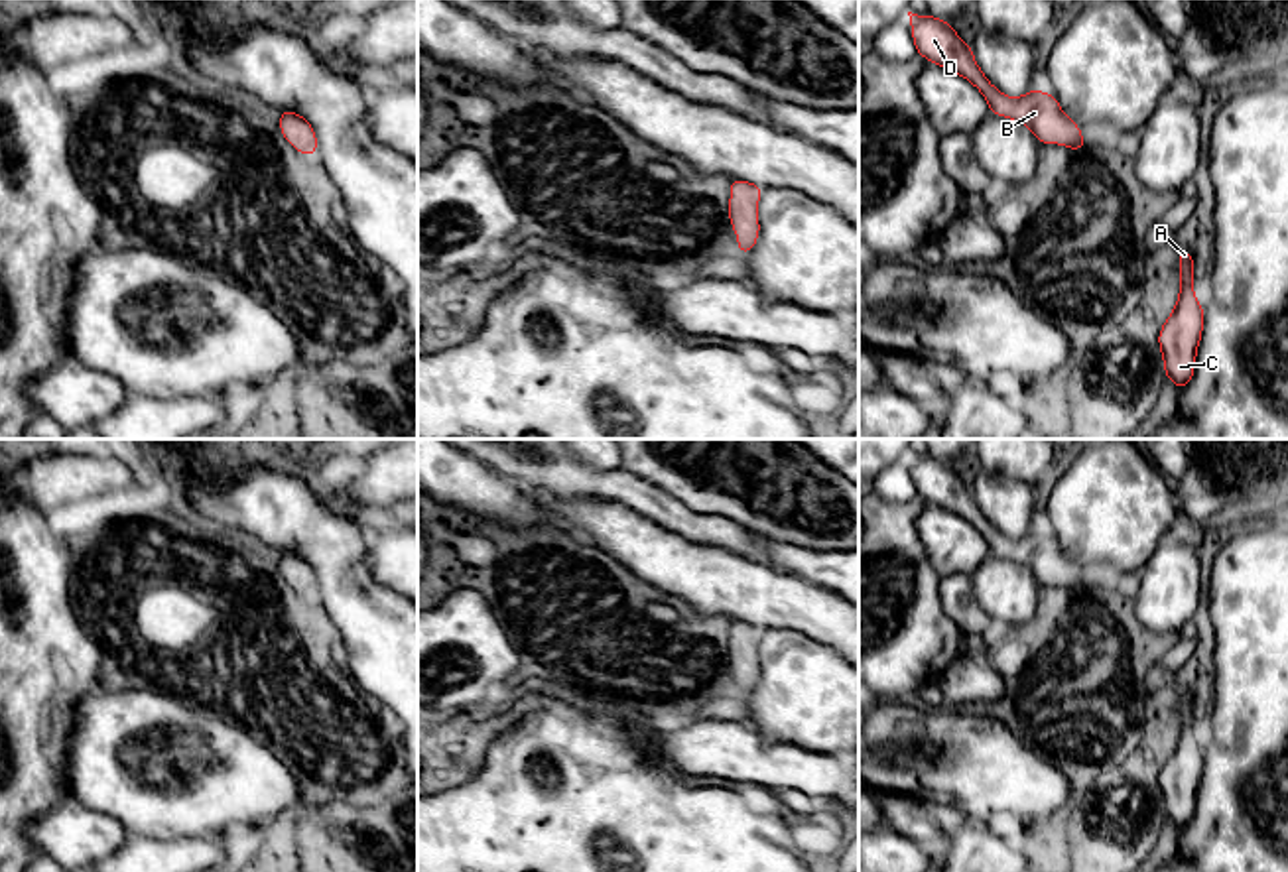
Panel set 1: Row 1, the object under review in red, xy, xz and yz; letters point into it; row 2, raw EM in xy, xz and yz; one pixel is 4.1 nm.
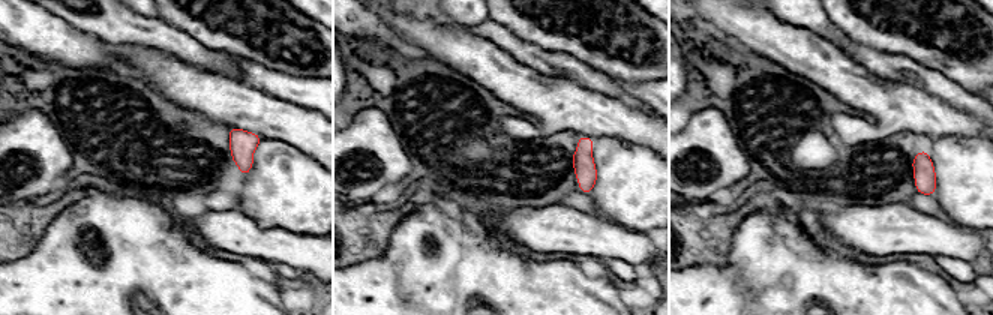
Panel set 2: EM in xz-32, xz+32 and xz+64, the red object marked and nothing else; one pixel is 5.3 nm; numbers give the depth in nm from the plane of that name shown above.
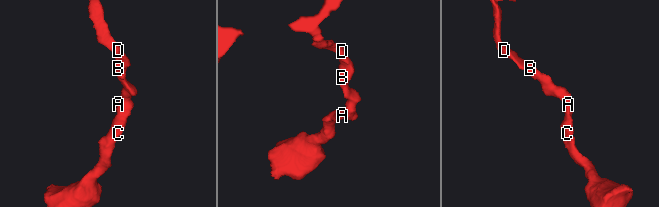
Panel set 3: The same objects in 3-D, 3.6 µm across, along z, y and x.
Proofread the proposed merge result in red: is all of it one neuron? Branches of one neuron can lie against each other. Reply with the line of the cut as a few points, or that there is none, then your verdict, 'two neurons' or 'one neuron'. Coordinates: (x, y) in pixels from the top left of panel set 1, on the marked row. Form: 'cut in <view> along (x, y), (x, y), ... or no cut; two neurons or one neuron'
no cut; one neuron

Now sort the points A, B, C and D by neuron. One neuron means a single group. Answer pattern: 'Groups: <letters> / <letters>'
Groups: A B C D

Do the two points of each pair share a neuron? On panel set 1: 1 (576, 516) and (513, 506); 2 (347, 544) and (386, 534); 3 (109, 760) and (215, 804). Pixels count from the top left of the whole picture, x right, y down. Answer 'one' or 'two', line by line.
1: two
2: two
3: one

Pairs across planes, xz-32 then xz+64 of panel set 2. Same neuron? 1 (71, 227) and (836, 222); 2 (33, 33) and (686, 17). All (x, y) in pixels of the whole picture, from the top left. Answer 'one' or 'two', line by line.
1: two
2: one

